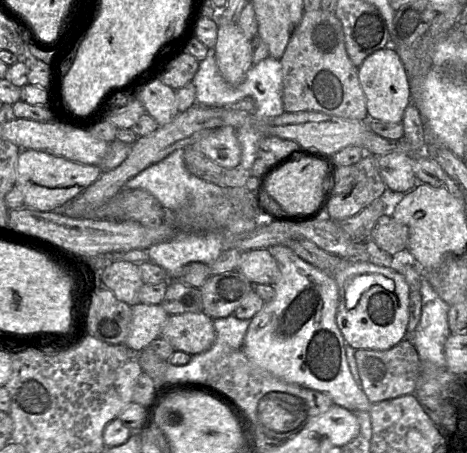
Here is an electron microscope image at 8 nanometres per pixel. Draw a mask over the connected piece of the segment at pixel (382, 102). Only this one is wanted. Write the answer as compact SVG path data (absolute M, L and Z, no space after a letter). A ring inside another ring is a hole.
M392 46L378 49L368 55L358 67L358 78L366 98L369 118L399 123L411 103L410 80L404 64Z

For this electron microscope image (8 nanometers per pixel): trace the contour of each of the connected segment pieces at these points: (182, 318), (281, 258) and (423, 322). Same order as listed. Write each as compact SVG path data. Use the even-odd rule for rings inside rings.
M203 311L170 315L160 337L167 340L176 351L194 356L214 345L214 319Z
M284 245L269 249L279 269L279 280L274 285L275 297L265 303L262 310L250 321L242 350L256 366L292 384L321 391L328 395L333 404L354 411L370 411L372 403L361 387L356 384L349 370L345 353L345 340L336 324L339 293L335 280L299 258Z
M432 297L422 307L420 322L412 334L412 344L421 362L446 369L444 345L450 335L449 305L440 297Z

